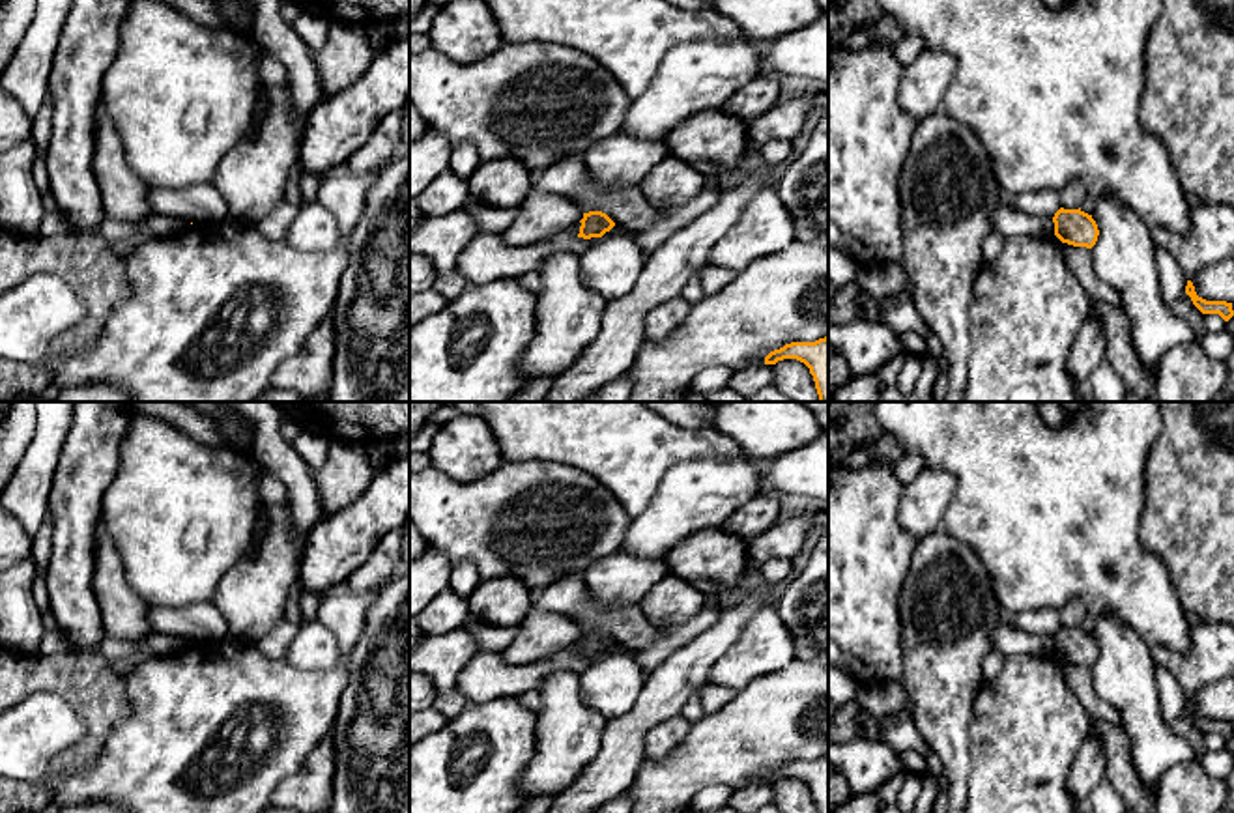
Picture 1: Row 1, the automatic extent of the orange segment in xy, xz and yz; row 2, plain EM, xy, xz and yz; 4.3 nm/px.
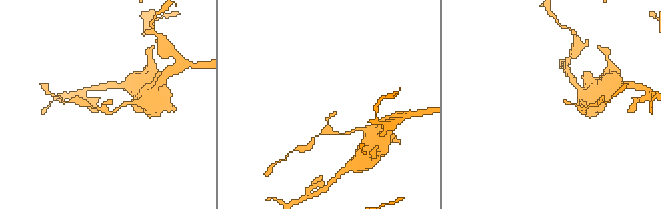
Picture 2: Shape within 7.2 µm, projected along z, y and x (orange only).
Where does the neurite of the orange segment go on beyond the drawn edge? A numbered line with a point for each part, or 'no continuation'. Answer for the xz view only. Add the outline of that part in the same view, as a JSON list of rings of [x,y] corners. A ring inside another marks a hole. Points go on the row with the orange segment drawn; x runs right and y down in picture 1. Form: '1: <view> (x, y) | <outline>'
no continuation

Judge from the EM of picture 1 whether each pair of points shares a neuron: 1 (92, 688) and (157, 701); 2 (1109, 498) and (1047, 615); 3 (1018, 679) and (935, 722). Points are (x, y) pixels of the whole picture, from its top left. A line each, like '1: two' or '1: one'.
1: two
2: two
3: two

